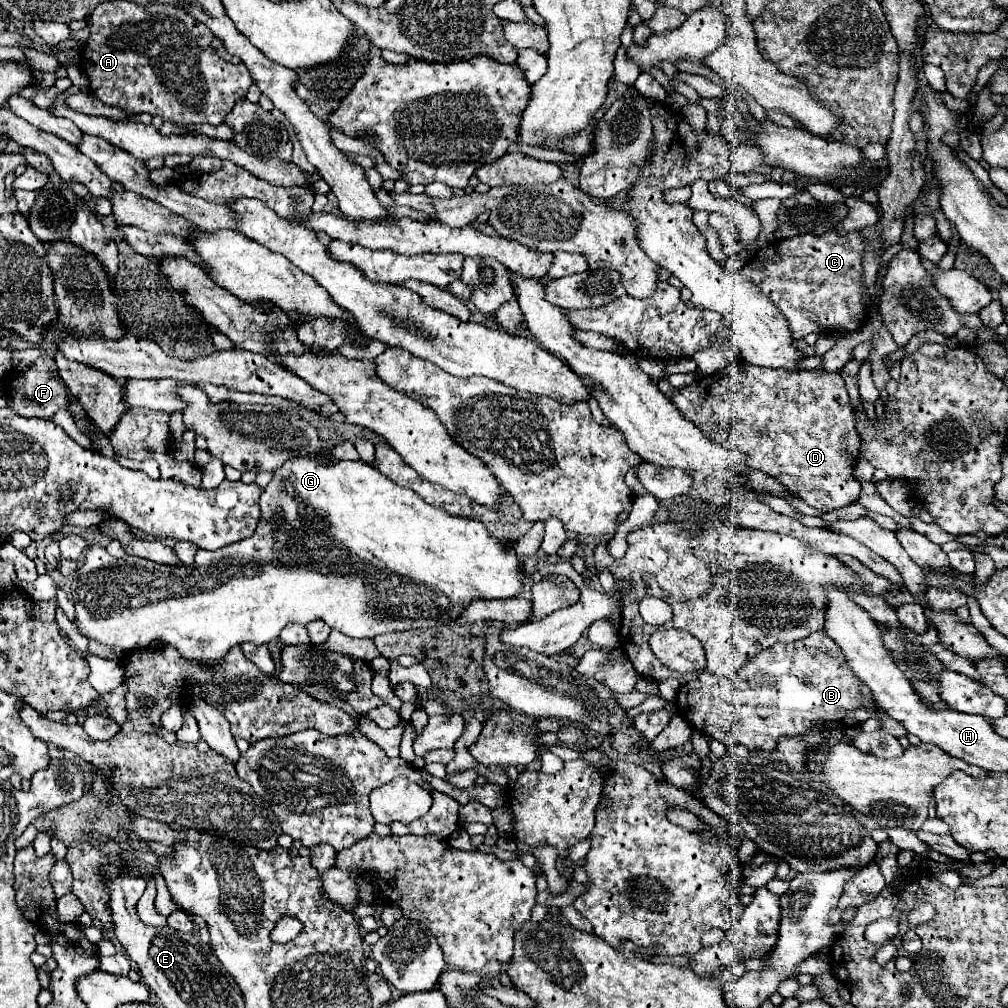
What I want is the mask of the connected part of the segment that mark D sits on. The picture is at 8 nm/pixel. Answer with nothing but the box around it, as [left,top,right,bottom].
[668,361,860,511]

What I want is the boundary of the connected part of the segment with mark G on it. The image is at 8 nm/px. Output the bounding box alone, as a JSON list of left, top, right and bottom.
[72,457,524,665]

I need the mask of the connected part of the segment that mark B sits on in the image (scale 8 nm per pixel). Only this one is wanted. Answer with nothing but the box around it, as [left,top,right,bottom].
[676,633,878,751]

